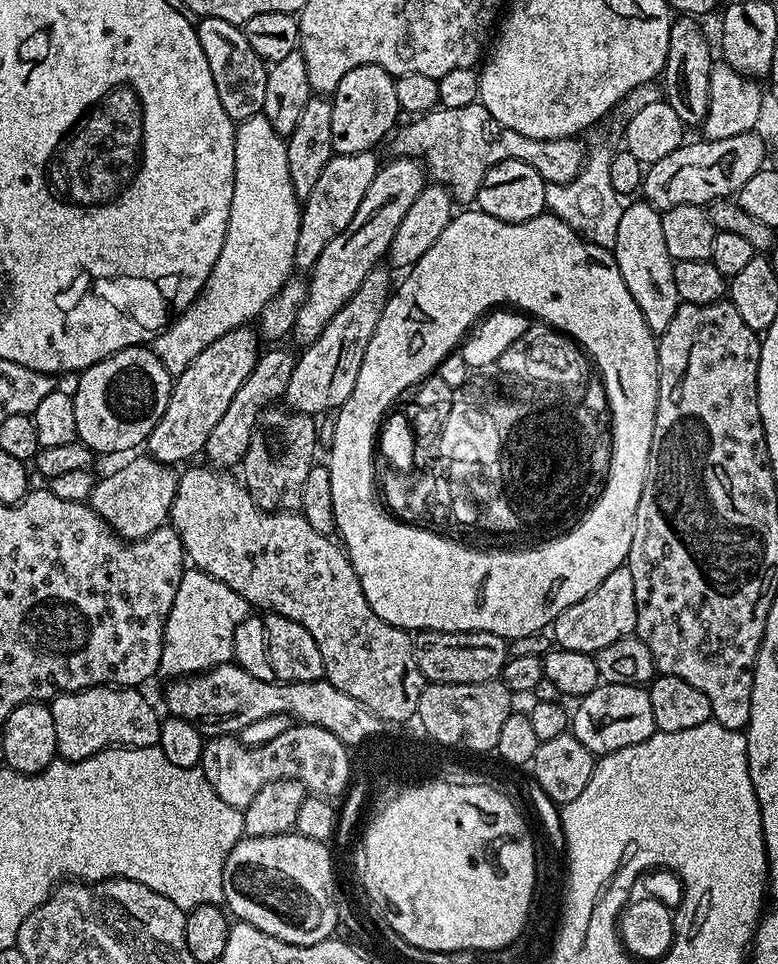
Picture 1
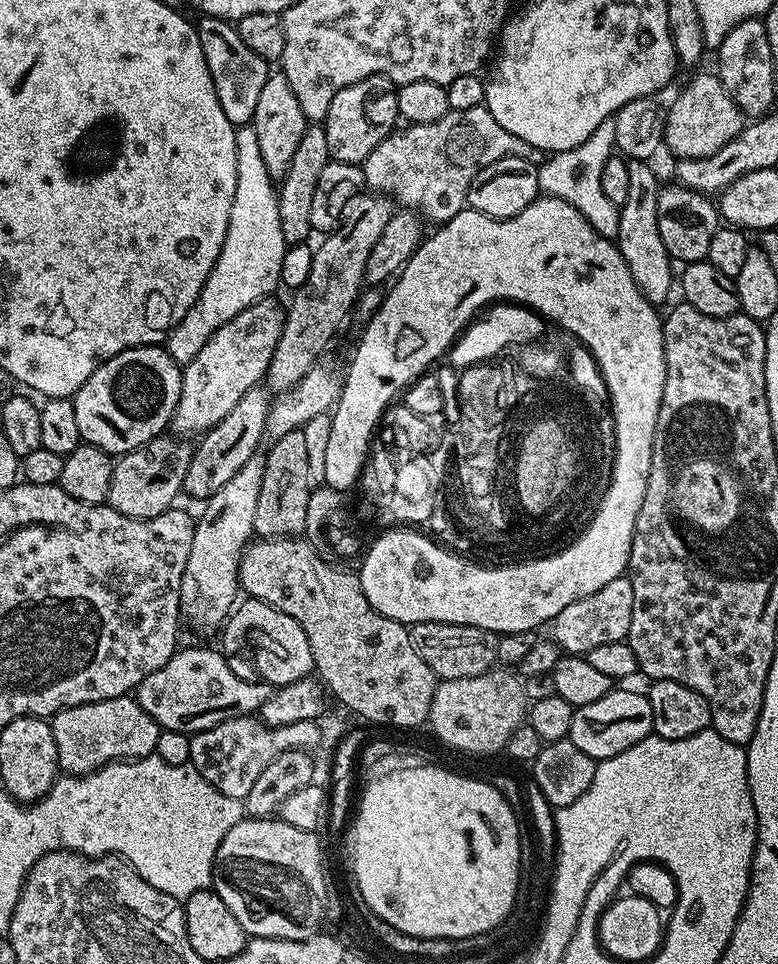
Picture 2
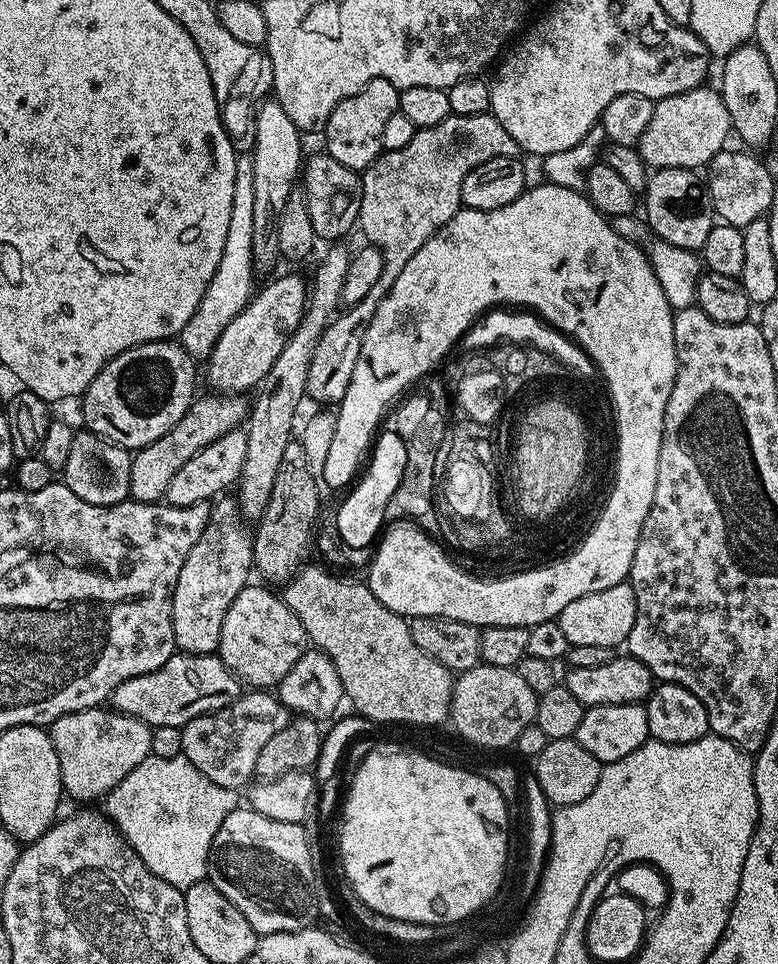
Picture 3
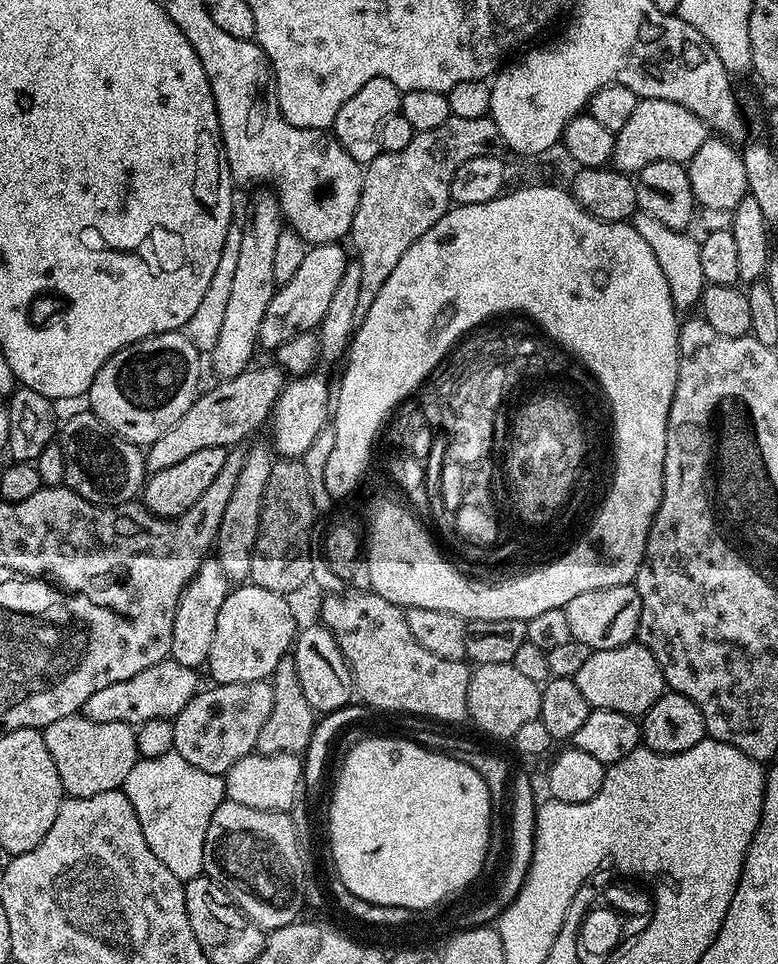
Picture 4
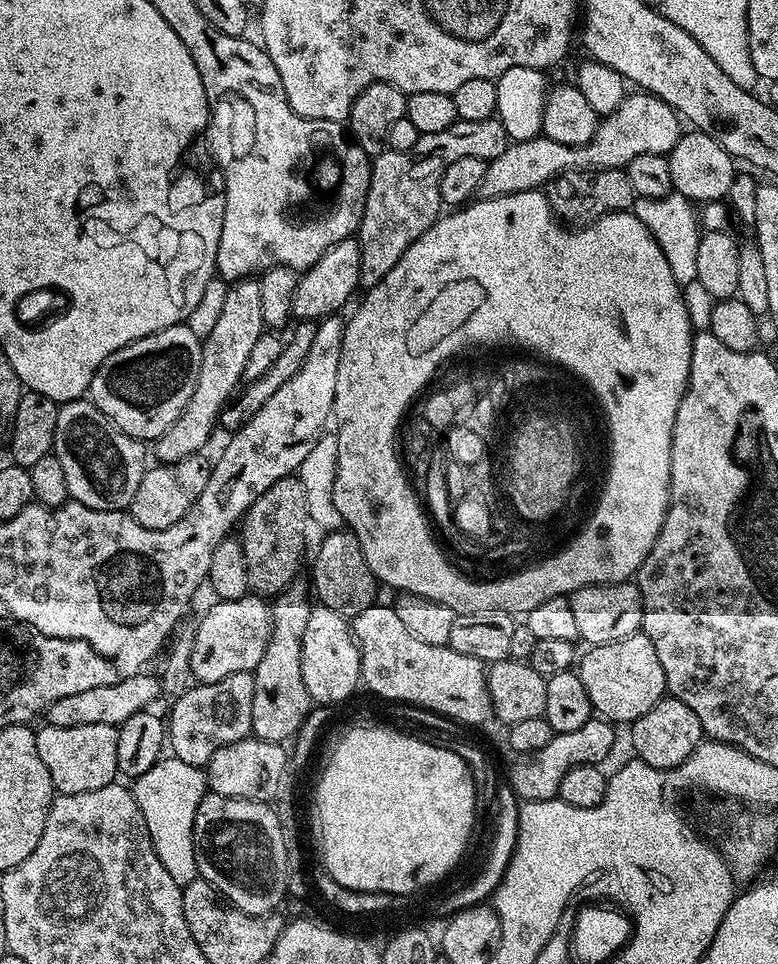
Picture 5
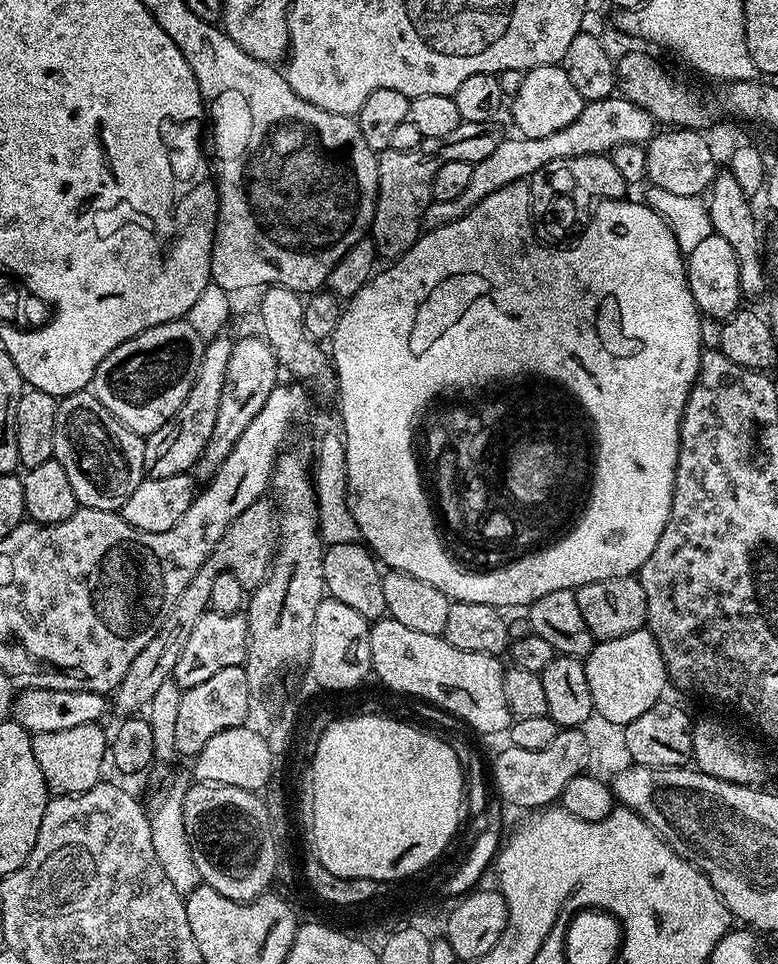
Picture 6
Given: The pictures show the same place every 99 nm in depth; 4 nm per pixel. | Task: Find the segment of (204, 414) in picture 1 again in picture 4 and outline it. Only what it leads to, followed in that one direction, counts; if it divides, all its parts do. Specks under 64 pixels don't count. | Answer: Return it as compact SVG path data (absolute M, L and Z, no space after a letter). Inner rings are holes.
M343 243L313 244L309 247L306 258L302 258L302 266L294 273L290 282L279 285L276 293L270 298L270 306L262 314L260 323L261 349L275 350L283 347L290 338L303 332L311 333L319 329L330 301L334 299L334 290L338 290L338 282L342 282L342 274L346 274L346 266L350 256L344 253Z

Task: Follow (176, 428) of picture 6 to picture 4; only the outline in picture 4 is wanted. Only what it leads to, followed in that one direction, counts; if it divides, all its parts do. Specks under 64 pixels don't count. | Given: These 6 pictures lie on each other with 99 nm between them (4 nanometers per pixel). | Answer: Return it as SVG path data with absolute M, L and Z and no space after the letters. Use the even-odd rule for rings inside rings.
M260 190L252 200L252 213L249 214L249 224L242 227L242 243L238 245L238 267L234 269L234 286L230 286L230 302L226 302L226 322L222 322L222 334L218 342L214 342L214 350L210 354L212 368L220 380L228 380L246 371L253 363L252 355L258 352L260 338L260 323L266 306L270 306L270 298L276 293L277 283L274 278L274 249L278 243L278 234L282 230L280 203L275 195L268 190Z

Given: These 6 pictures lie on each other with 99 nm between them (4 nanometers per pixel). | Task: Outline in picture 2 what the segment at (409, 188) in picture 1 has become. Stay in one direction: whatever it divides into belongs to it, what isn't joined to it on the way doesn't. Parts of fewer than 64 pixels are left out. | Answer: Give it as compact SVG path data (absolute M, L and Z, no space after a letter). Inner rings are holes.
M361 194L356 197L340 227L321 239L324 241L317 246L300 289L292 296L292 305L287 305L282 334L268 367L266 388L269 393L288 392L298 382L302 382L302 378L306 378L309 370L327 353L324 351L328 343L335 338L348 312L350 316L360 299L366 284L366 258L370 258L370 250L374 250L374 242L378 242L382 230L386 230L393 211L394 201L391 196Z

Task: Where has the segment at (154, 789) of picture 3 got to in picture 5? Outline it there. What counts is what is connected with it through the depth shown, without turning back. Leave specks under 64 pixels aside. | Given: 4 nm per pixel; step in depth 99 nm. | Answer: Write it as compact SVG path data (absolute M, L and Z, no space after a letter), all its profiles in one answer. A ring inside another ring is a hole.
M169 755L160 759L146 774L135 777L130 791L138 802L138 810L142 810L142 818L146 818L146 830L150 834L150 842L158 854L158 862L166 866L170 878L181 886L197 879L196 859L194 858L194 814L198 814L198 802L206 795L206 772L204 768L190 766L190 762L182 762L177 756Z

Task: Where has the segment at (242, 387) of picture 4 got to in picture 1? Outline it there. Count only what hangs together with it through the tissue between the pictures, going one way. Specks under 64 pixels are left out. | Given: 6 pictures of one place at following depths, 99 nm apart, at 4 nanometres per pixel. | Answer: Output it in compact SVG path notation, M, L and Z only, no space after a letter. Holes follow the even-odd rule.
M133 455L129 464L113 470L109 476L95 481L90 497L91 508L112 527L117 536L125 540L141 540L154 530L165 527L172 514L172 503L180 481L177 469L158 462L153 456Z

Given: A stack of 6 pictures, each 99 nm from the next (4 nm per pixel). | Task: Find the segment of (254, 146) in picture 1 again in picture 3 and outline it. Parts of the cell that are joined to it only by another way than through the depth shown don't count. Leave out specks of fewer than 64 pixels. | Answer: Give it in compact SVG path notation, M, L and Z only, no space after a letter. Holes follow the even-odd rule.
M244 154L236 161L234 202L230 202L230 230L226 230L226 246L222 249L222 262L218 262L218 270L214 270L214 278L210 278L210 286L206 286L206 294L202 294L202 302L198 302L198 310L194 310L190 322L182 326L178 337L180 347L186 350L186 354L191 356L193 361L207 361L218 338L222 338L222 330L230 326L232 319L252 299L254 295L254 287L252 288L253 246L254 174L252 173L252 157Z

